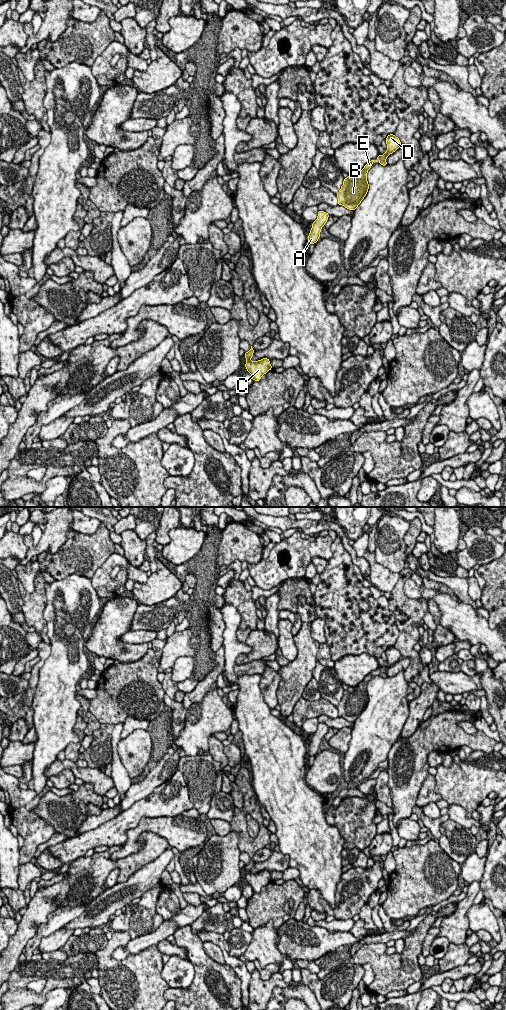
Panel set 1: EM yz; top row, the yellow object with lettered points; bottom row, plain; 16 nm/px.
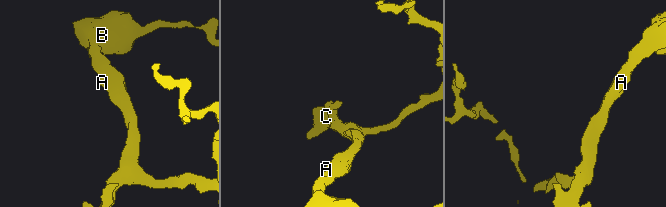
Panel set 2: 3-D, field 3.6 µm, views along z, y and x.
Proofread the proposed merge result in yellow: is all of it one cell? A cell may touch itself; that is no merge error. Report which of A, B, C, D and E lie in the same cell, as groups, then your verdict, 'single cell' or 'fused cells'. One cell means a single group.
A B C D E; single cell

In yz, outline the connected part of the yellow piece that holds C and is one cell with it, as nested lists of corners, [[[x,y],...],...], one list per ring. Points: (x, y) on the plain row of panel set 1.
[[[252,858],[248,864],[245,864],[244,868],[247,872],[245,879],[246,882],[251,886],[252,892],[260,893],[261,889],[272,881],[272,878],[268,870],[263,870],[261,872],[253,874],[251,872],[253,865],[254,861]]]

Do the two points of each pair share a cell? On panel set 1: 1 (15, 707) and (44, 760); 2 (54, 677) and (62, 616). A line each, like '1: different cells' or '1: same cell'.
1: different cells
2: same cell

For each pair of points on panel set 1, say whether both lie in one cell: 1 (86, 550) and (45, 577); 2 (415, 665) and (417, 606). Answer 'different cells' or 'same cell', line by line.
1: different cells
2: same cell

